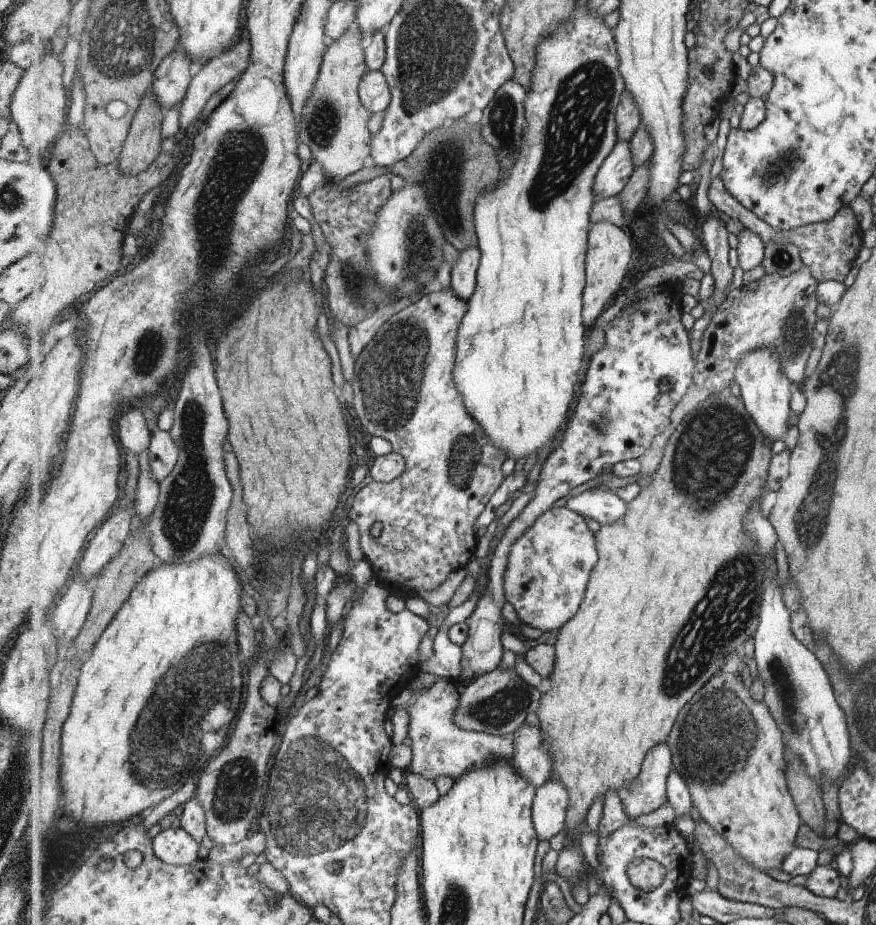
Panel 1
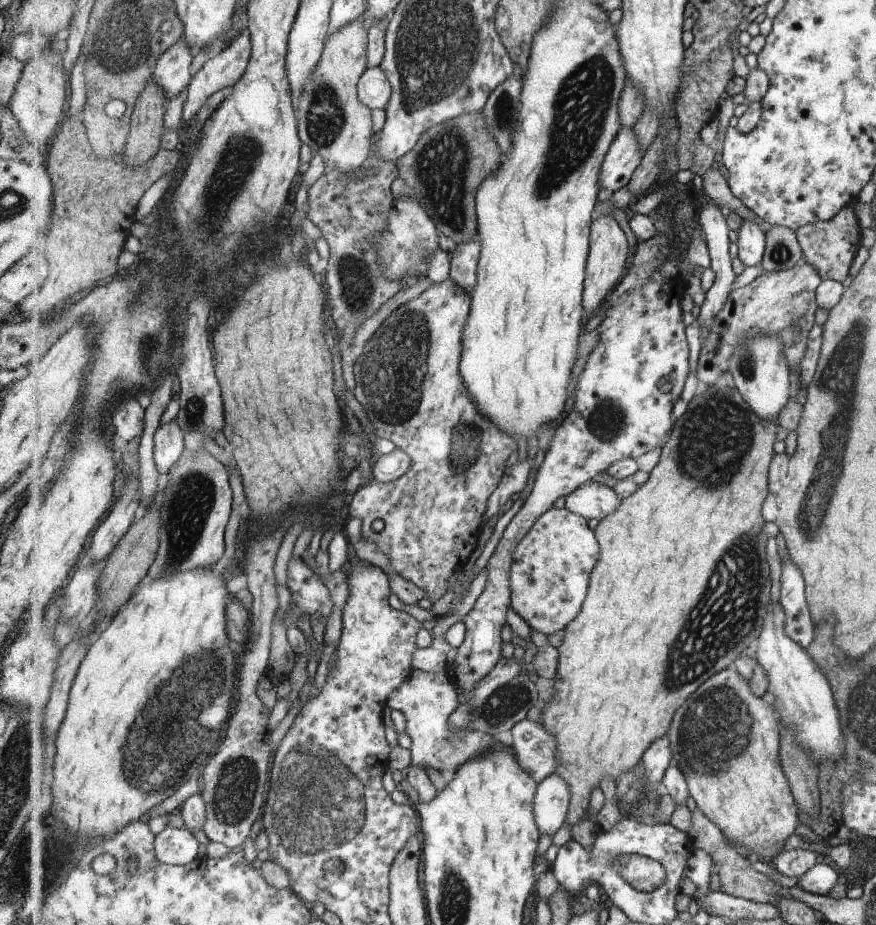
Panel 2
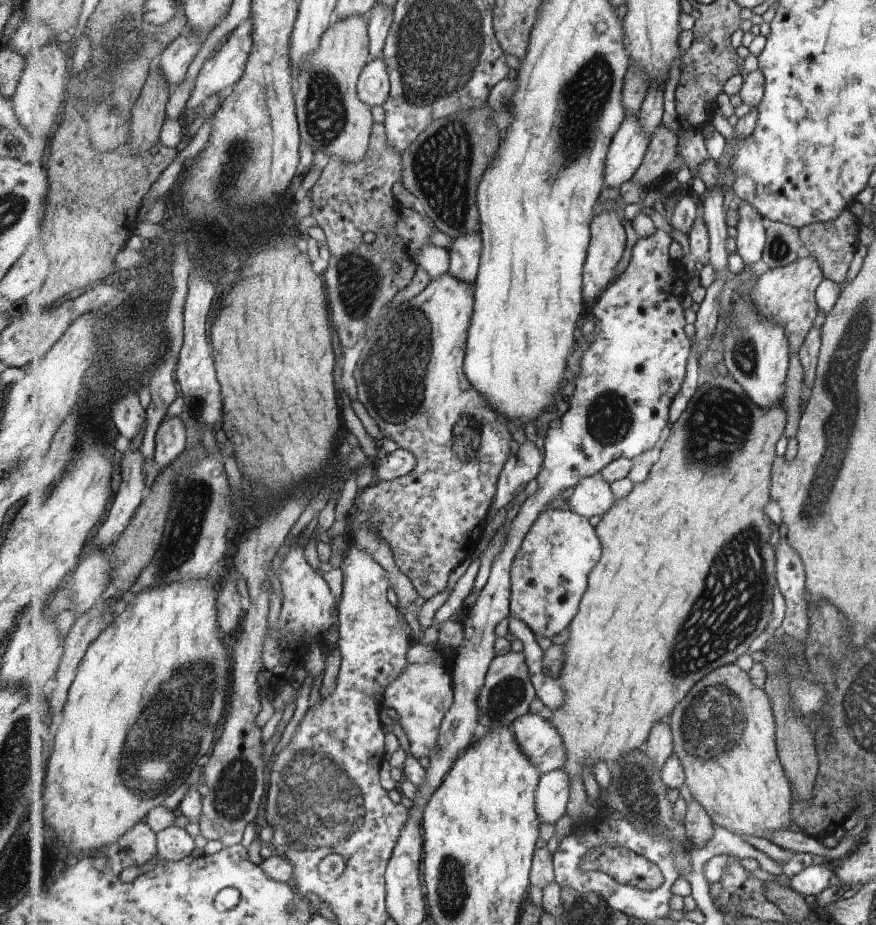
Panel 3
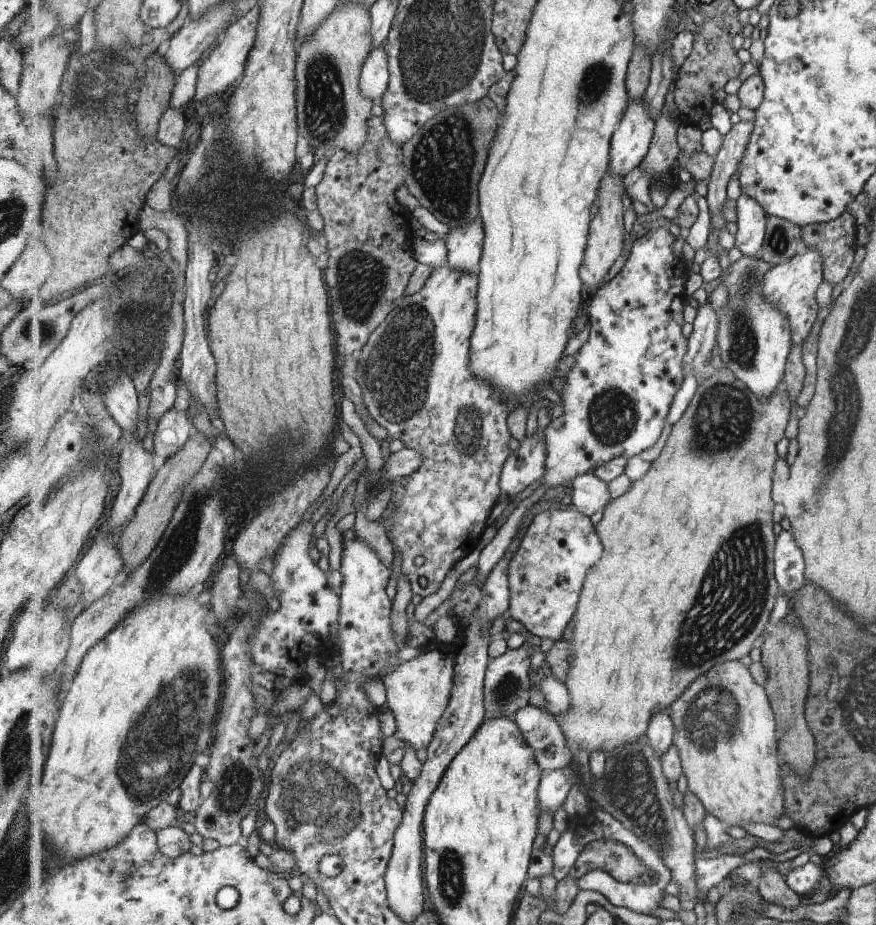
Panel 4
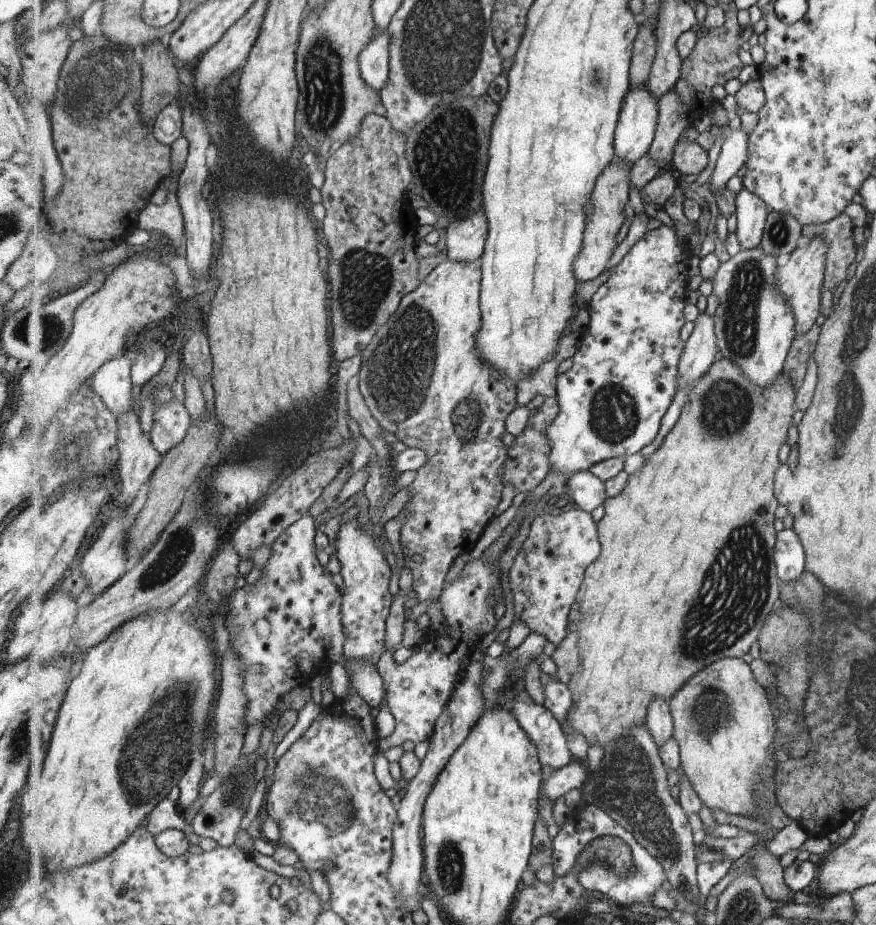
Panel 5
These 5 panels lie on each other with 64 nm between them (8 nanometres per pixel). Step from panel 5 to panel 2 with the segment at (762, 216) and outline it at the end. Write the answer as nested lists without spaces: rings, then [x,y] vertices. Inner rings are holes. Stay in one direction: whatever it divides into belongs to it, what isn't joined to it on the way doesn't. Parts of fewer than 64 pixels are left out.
[[[745,219],[738,232],[738,256],[745,266],[760,267],[767,249],[766,232],[757,222]]]

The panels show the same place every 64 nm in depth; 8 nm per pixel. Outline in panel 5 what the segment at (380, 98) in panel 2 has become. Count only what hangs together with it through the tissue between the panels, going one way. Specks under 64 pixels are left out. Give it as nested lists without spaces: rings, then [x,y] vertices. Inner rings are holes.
[[[388,30],[374,36],[371,44],[359,58],[362,65],[363,80],[377,92],[387,86],[390,80],[390,33]]]

